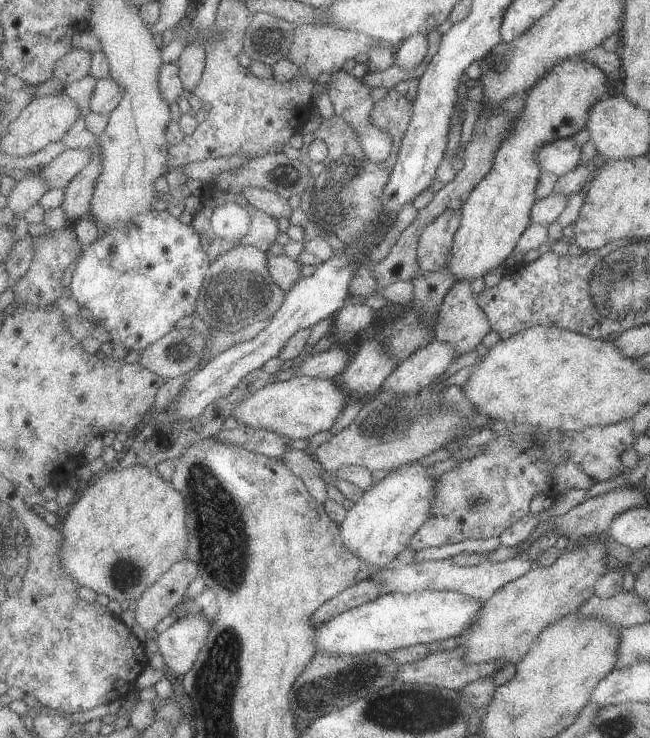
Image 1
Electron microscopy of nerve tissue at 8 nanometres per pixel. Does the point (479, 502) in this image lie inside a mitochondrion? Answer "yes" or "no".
yes

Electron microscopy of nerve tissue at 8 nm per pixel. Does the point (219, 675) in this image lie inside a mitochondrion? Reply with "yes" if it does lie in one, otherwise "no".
yes

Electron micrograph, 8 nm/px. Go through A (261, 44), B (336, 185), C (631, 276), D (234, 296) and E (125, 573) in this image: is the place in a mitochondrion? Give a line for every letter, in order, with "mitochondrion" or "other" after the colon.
A: other
B: mitochondrion
C: mitochondrion
D: mitochondrion
E: mitochondrion

